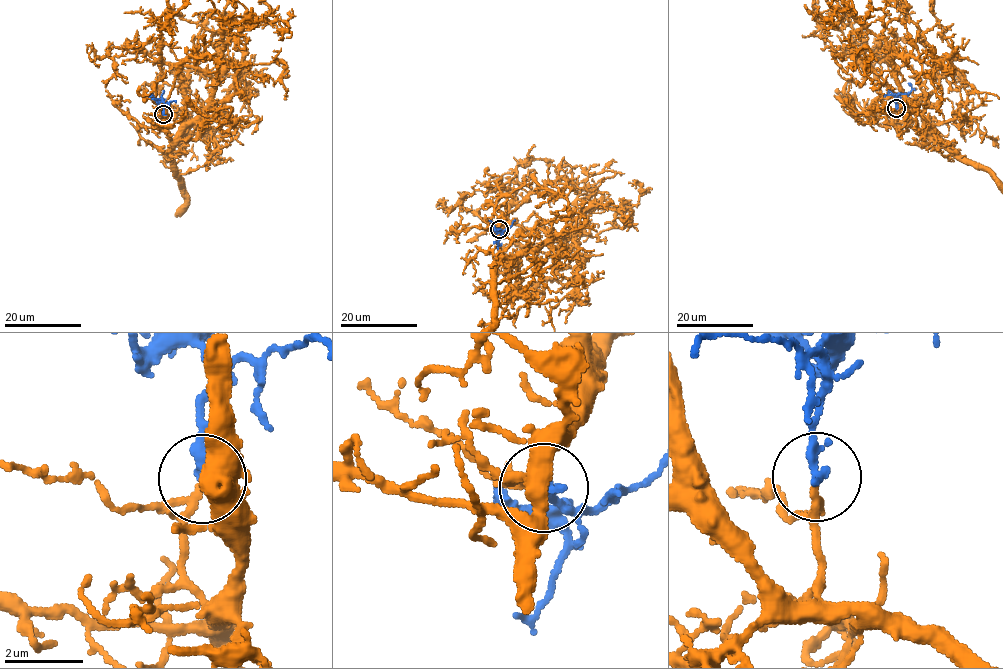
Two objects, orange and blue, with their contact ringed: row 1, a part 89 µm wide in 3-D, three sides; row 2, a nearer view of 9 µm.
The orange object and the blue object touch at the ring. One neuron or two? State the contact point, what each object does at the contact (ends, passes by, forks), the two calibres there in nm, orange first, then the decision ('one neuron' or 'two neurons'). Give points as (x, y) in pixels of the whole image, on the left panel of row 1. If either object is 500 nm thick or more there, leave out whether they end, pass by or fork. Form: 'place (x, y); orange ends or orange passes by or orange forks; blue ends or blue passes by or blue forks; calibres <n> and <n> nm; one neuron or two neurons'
place (163, 114); orange forks; blue ends; calibres 120 and 280 nm; one neuron

